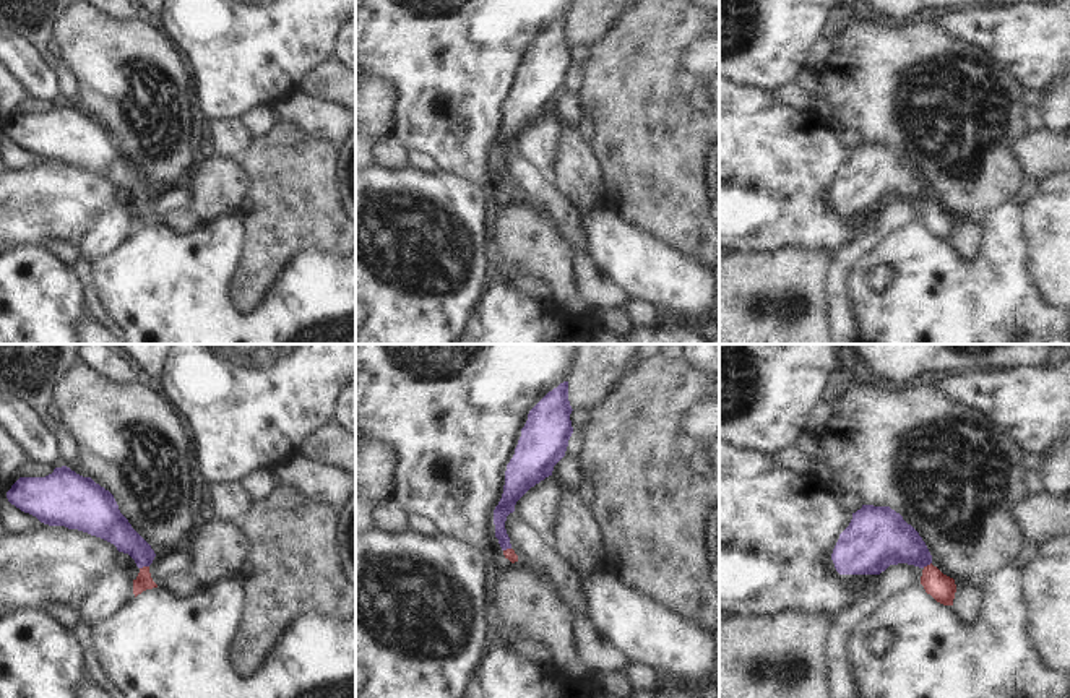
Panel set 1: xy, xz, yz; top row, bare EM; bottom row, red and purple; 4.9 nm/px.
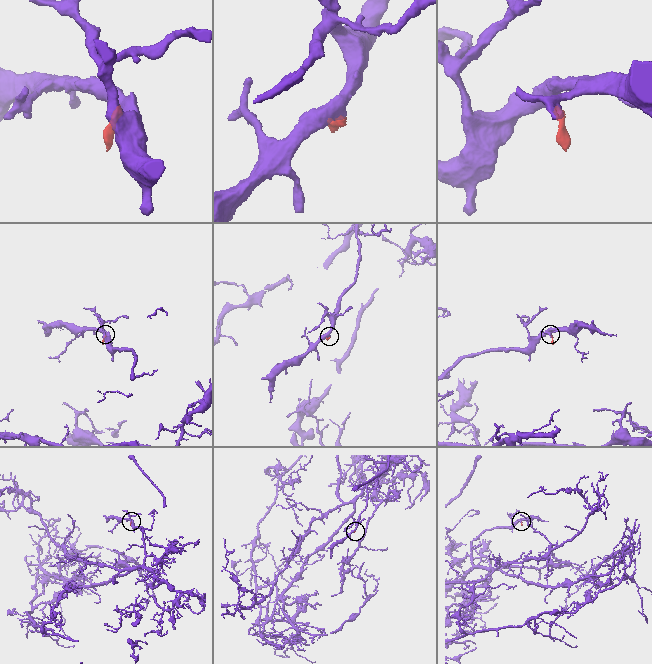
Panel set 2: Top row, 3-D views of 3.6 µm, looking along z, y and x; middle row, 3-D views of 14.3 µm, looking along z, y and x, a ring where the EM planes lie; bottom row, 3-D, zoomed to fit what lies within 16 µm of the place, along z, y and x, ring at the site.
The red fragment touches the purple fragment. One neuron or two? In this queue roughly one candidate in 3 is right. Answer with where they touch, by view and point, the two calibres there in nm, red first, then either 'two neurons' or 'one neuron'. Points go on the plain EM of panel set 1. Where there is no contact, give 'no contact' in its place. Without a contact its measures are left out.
xy (143, 203) | 90/150 nm | one neuron

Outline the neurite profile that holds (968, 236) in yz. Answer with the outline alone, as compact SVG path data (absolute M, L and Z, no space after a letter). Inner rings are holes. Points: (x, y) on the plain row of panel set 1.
M966 219L956 224L953 245L964 265L974 263L982 245L982 226L979 219Z

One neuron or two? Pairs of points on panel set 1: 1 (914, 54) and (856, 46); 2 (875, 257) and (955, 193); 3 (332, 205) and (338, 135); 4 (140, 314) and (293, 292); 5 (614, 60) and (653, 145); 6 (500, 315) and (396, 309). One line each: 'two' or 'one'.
1: one
2: two
3: two
4: one
5: one
6: two

